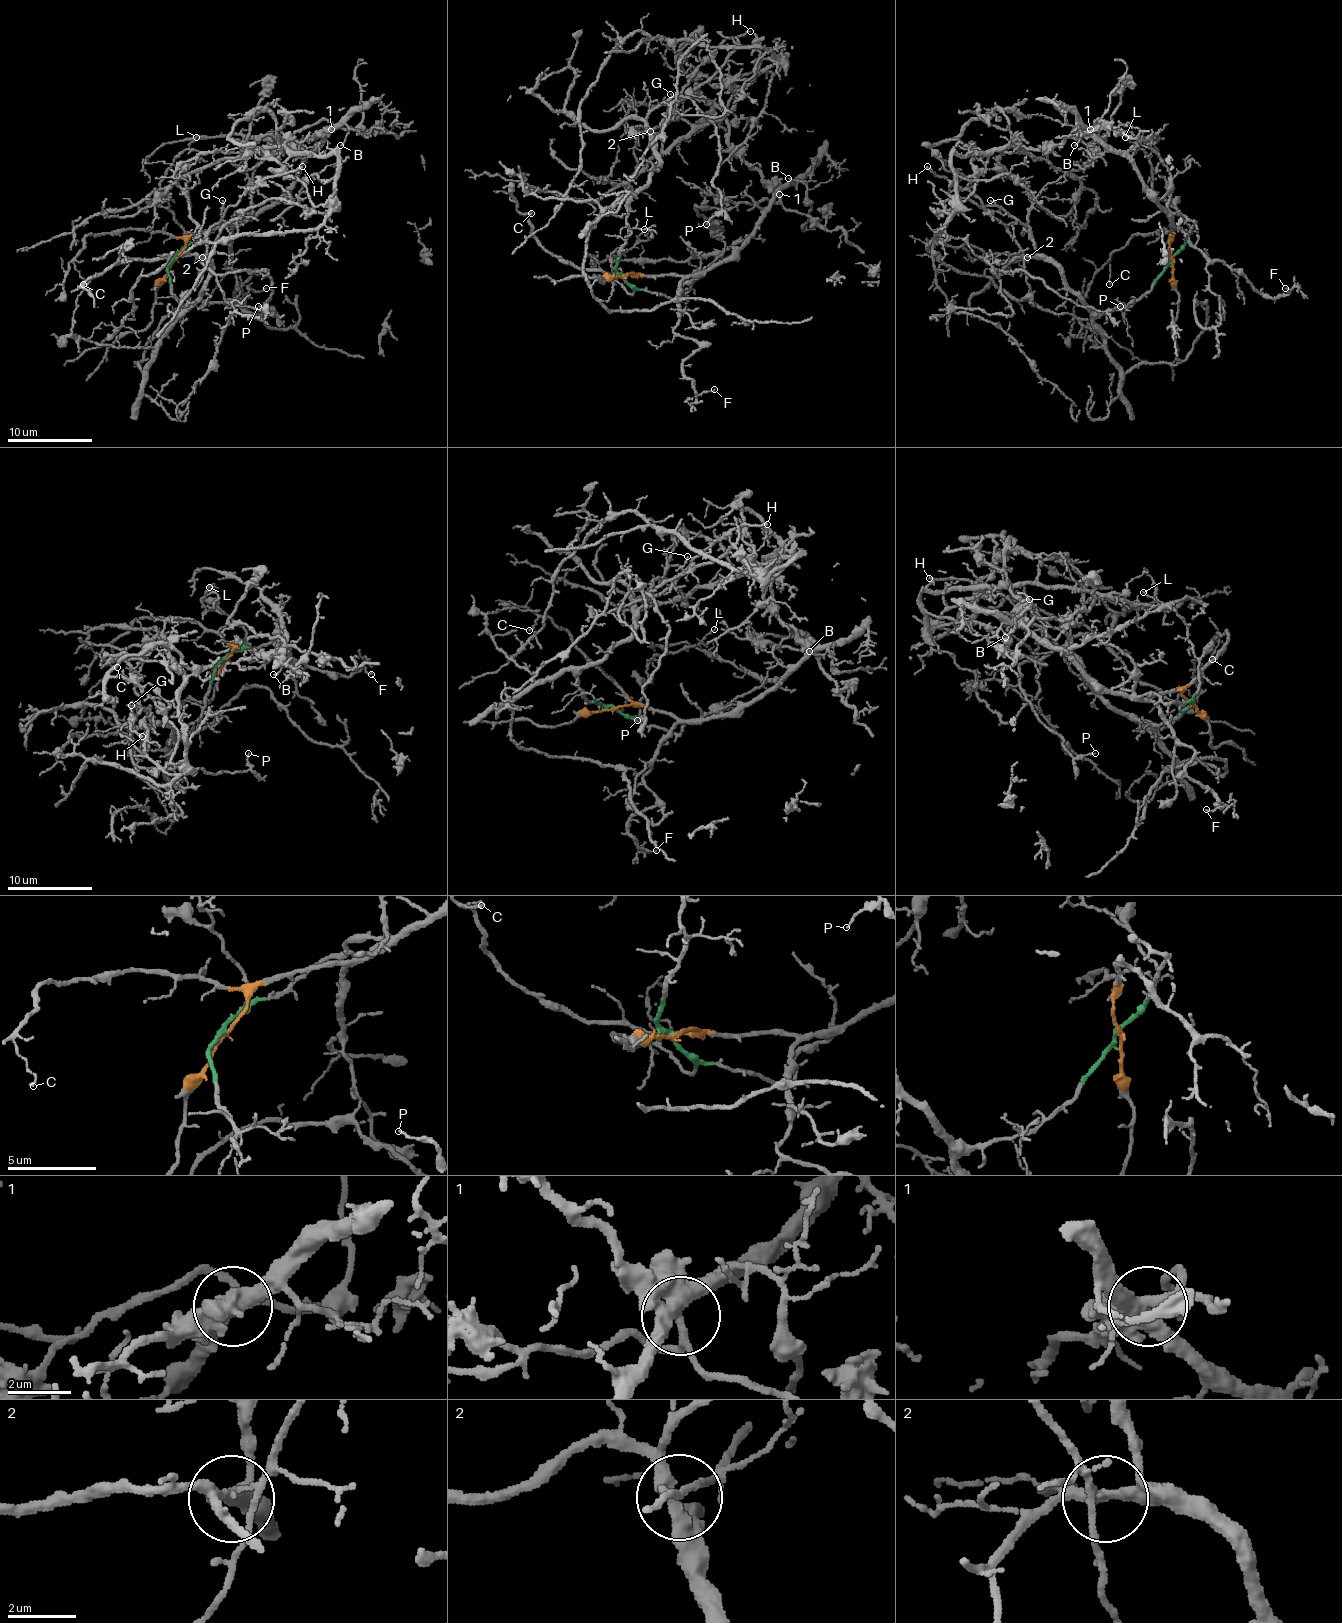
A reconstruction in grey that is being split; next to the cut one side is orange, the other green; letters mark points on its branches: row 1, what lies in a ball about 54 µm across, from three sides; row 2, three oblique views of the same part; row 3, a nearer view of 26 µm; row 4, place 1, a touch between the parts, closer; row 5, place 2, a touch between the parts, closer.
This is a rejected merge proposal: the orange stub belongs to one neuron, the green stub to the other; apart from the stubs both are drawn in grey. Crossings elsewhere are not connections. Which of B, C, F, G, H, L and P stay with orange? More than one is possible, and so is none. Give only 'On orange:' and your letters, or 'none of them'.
On orange: B, C, F

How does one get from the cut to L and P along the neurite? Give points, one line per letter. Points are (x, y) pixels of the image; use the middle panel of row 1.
L: (623, 275), (633, 288), (631, 295), (616, 280), (612, 261), (608, 256), (625, 254), (644, 229)
P: (623, 275), (629, 201), (659, 158), (646, 116), (674, 97), (718, 137), (721, 210), (706, 224)

